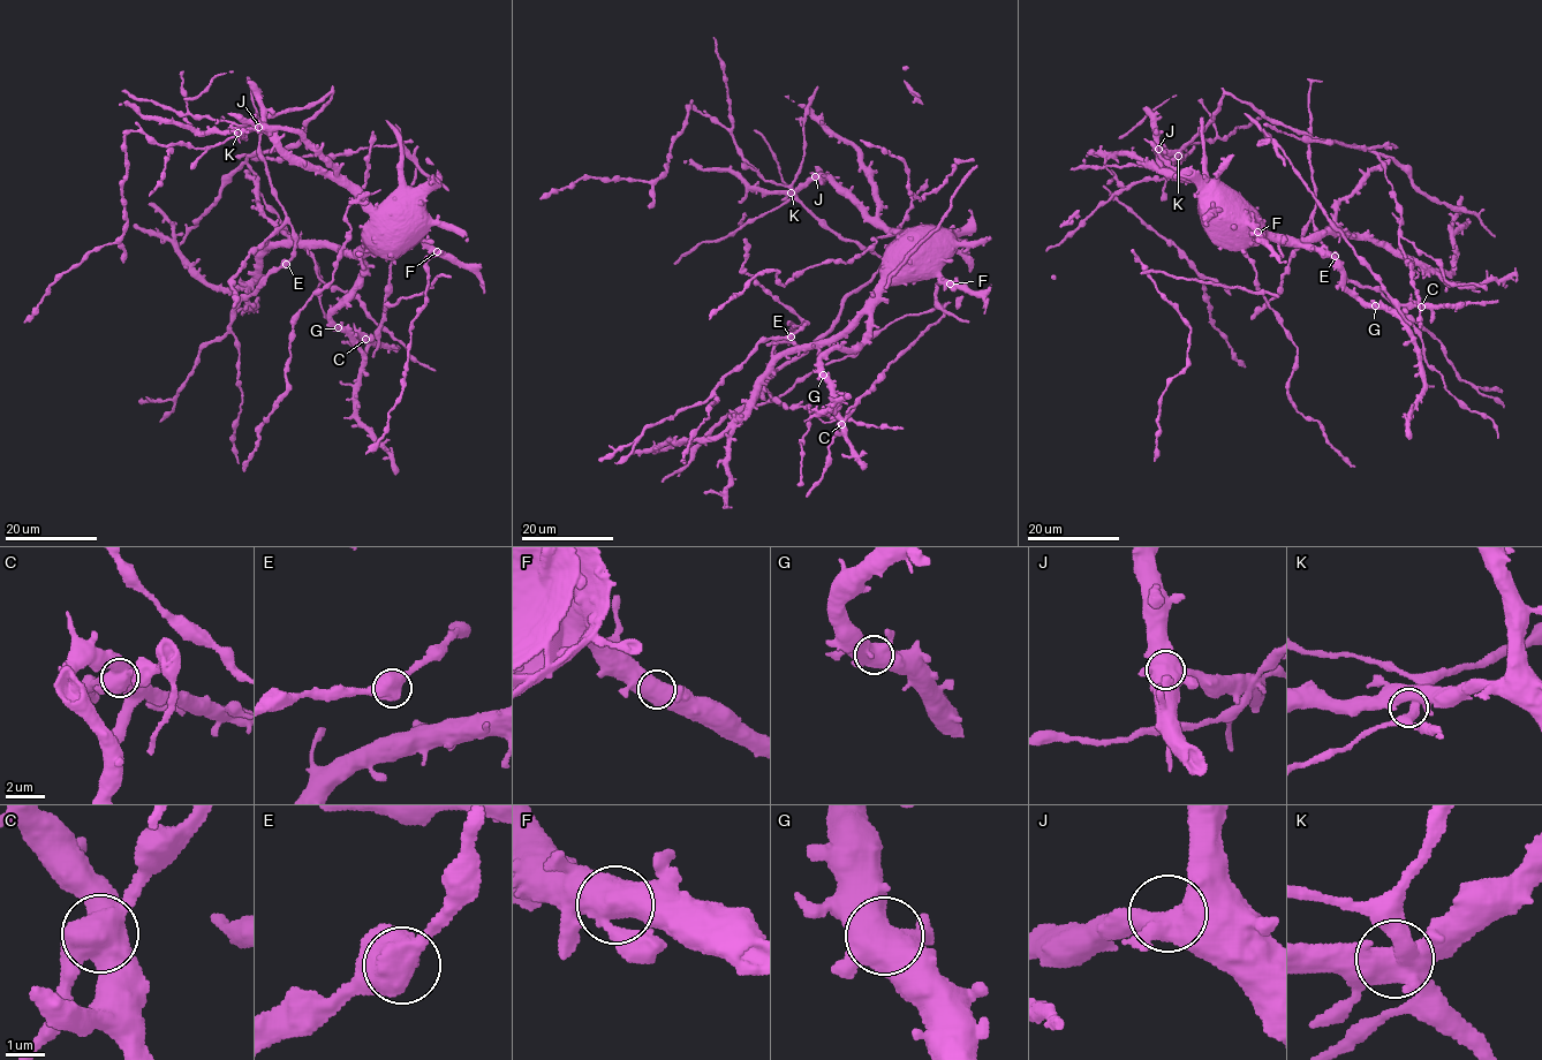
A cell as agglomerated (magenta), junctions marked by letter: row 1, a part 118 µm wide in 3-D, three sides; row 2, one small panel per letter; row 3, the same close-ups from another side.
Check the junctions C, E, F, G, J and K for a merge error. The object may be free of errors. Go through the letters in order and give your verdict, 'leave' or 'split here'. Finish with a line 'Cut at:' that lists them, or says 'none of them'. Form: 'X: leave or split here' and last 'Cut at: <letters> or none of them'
C: leave
E: leave
F: leave
G: leave
J: leave
K: leave
Cut at: none of them

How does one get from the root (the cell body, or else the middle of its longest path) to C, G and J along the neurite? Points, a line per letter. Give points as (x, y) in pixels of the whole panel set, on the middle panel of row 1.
C: (886, 256), (881, 282), (872, 294), (869, 335), (849, 348), (833, 349), (821, 358), (833, 410), (841, 423)
G: (886, 256), (881, 282), (872, 294), (869, 335), (849, 348), (833, 349), (821, 358), (823, 375)
J: (886, 256), (885, 251), (901, 236), (875, 222), (831, 181), (815, 176)

